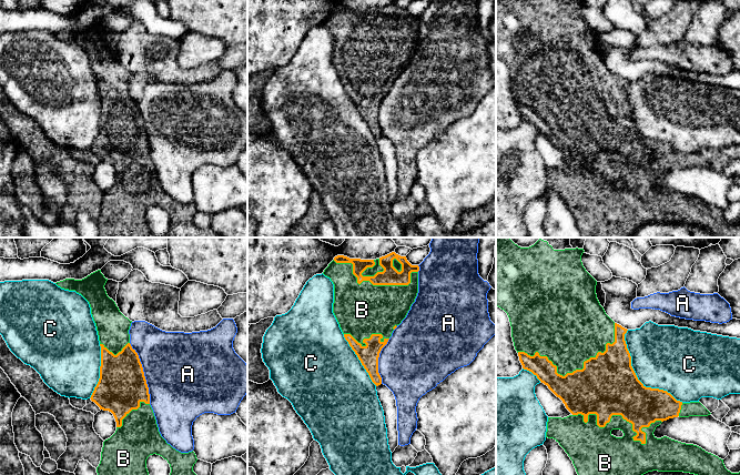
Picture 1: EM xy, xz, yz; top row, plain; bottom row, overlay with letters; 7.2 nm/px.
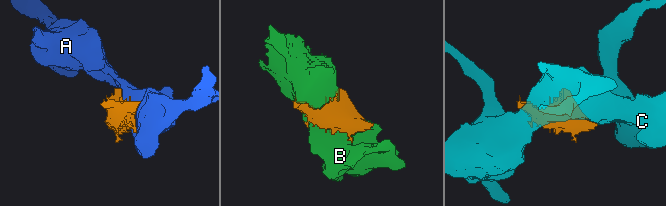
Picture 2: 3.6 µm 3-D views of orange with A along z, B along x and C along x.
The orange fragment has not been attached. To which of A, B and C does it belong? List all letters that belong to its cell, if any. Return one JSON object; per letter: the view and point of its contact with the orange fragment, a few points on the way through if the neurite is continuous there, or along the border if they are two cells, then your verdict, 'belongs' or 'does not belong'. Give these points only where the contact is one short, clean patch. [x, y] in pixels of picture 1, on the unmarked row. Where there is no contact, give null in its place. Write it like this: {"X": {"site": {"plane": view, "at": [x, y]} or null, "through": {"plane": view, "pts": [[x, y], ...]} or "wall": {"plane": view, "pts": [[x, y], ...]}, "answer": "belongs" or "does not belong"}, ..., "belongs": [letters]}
{"A": {"site": {"plane": "xy", "at": [143, 124]}, "answer": "does not belong"}, "B": {"site": {"plane": "yz", "at": [622, 169]}, "answer": "belongs"}, "C": {"site": {"plane": "yz", "at": [636, 128]}, "answer": "does not belong"}, "belongs": ["B"]}

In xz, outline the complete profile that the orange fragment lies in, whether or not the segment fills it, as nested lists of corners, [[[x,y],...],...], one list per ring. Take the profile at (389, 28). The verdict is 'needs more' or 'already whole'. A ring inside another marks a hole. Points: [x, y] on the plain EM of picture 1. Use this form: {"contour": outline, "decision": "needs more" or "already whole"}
{"contour": [[[392,3],[376,11],[337,7],[323,23],[334,36],[333,64],[344,89],[376,138],[382,135],[379,104],[415,53],[418,22],[419,18],[412,17],[406,8]]], "decision": "needs more"}

